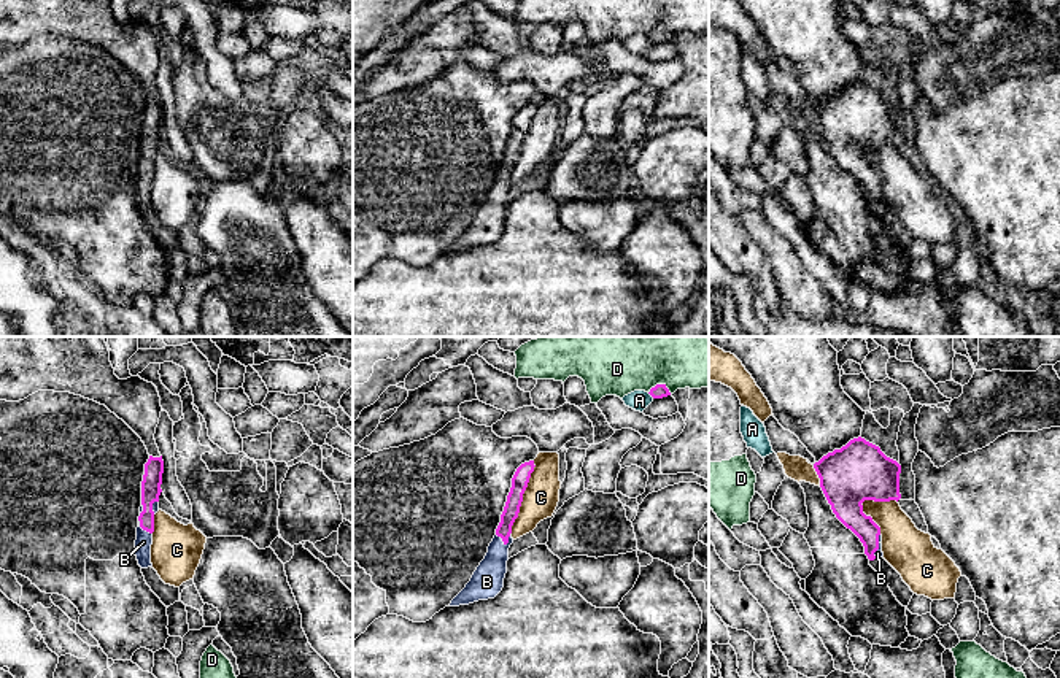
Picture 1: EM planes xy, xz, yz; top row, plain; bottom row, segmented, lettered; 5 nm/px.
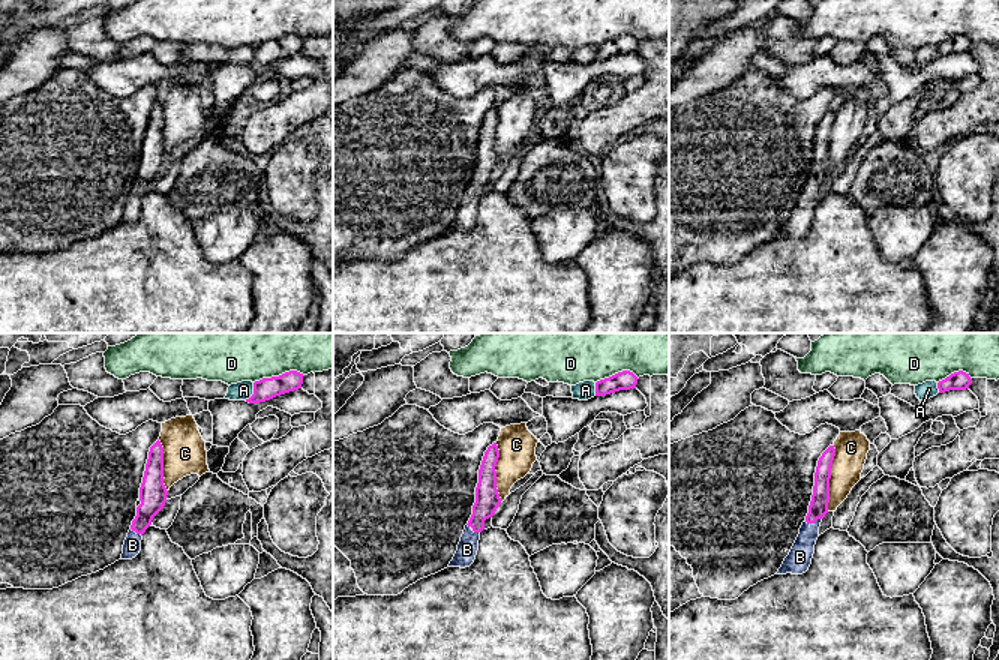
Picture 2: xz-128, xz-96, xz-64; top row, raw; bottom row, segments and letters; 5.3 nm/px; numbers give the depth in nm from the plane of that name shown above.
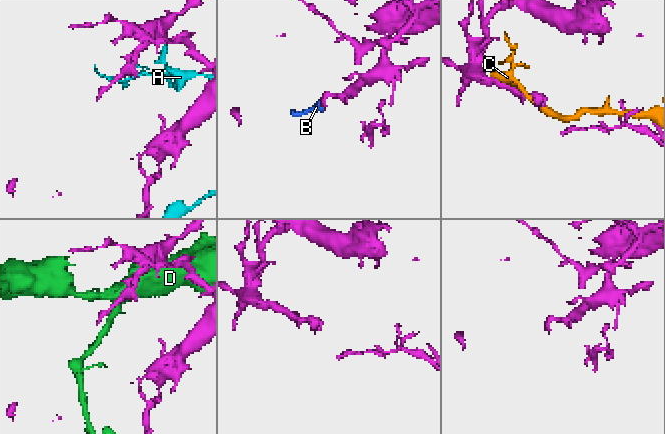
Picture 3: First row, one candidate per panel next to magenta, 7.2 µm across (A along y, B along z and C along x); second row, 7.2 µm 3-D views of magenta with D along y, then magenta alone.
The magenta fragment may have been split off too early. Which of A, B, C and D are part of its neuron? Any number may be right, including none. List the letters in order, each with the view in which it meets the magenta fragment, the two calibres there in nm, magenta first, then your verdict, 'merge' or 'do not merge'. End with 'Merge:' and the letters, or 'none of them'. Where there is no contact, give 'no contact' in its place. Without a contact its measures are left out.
A: contact in xz; calibres 70 and 100 nm; do not merge
B: contact in xz; calibres 80 and 160 nm; merge
C: contact in xz; calibres 90 and 180 nm; do not merge
D: contact in xz; calibres 70 and 480 nm; do not merge
Merge: B

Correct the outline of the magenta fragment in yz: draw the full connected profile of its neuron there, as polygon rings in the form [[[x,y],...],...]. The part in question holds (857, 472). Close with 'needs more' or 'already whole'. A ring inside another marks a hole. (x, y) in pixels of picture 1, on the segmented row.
[[[858,437],[814,464],[836,518],[863,543],[869,561],[884,557],[880,527],[863,513],[863,502],[899,500],[901,465]]]; needs more

